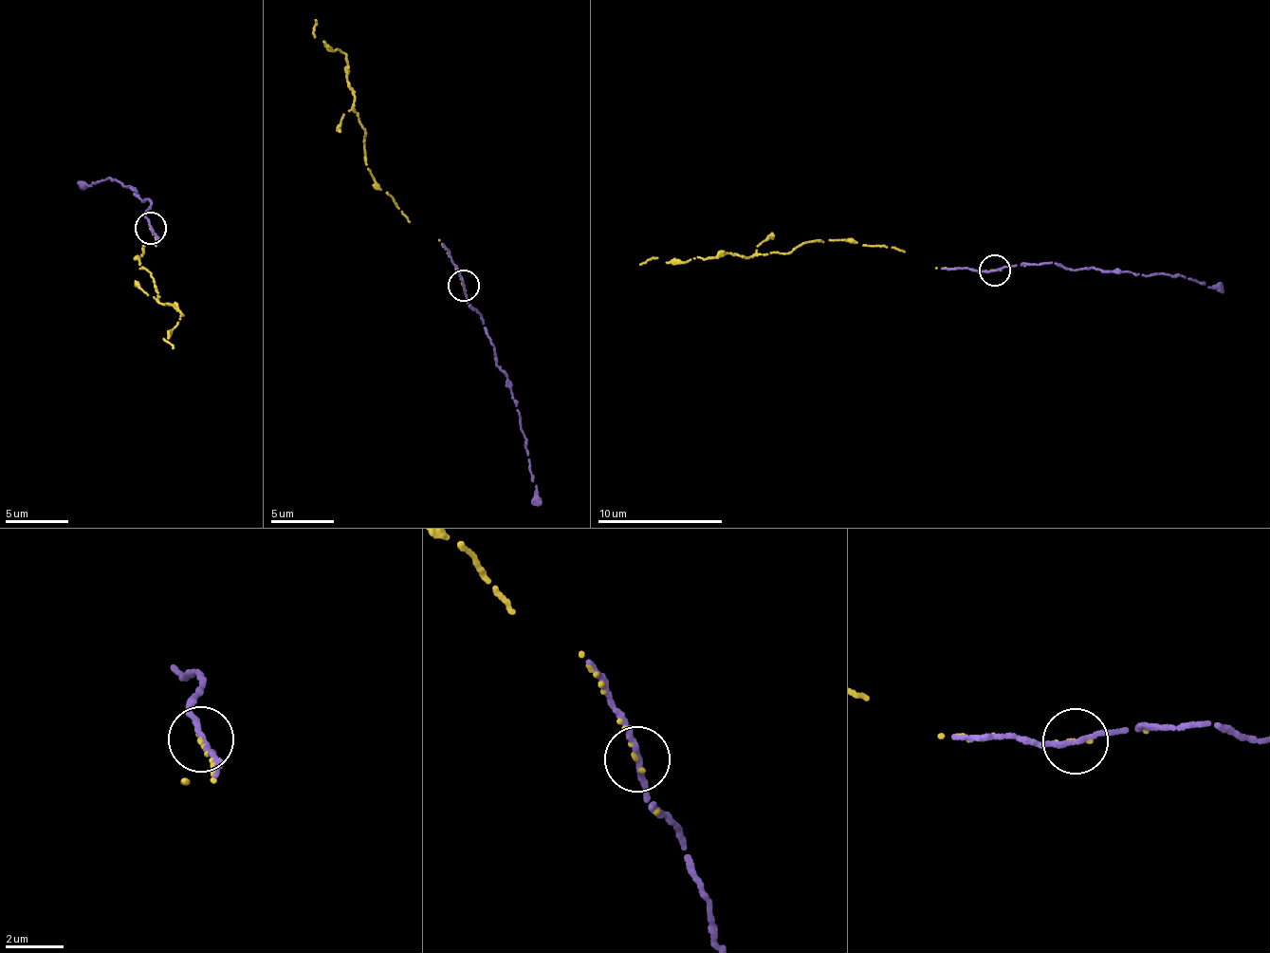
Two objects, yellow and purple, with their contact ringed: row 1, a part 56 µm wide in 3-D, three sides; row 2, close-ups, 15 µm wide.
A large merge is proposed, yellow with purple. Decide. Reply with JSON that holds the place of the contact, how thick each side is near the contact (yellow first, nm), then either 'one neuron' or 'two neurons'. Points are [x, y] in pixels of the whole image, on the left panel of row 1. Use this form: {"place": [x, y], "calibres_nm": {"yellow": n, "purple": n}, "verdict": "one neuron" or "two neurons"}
{"place": [150, 228], "calibres_nm": {"yellow": 130, "purple": 180}, "verdict": "one neuron"}

